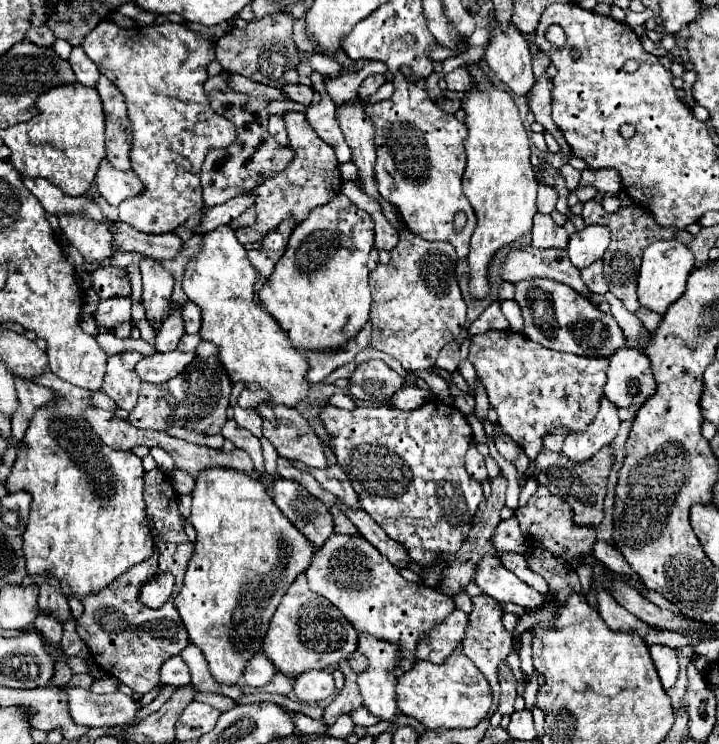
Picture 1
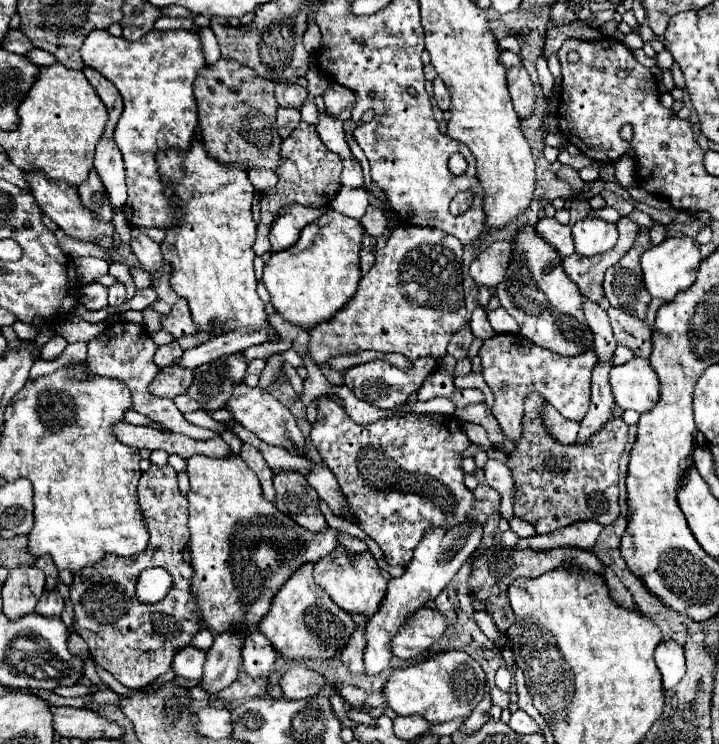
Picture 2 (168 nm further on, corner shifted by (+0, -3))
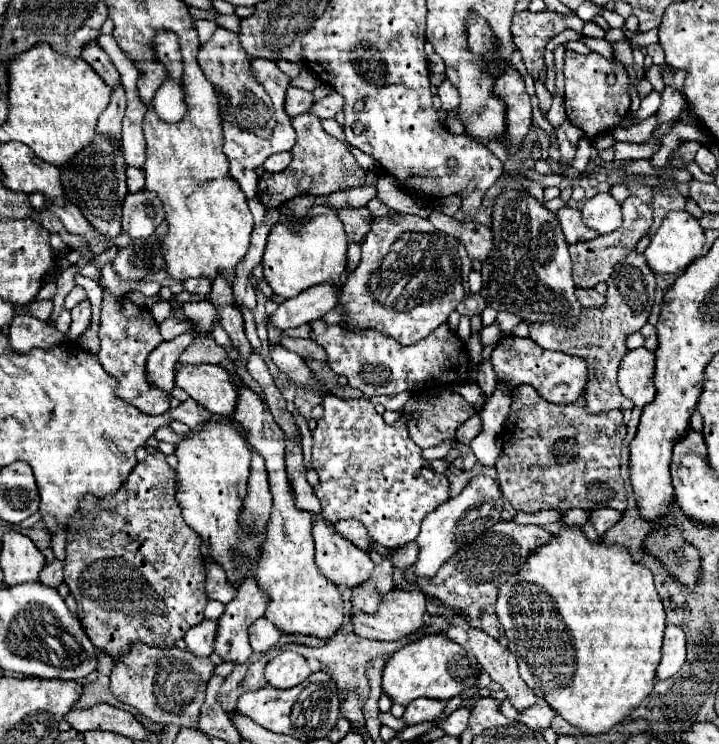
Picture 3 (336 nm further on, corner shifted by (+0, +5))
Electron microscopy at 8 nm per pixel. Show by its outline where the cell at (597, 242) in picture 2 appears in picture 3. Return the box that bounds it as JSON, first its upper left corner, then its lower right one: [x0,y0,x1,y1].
[582,192,622,234]

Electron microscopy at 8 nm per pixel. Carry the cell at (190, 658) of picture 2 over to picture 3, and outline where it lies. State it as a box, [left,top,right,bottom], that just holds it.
[184,620,216,656]

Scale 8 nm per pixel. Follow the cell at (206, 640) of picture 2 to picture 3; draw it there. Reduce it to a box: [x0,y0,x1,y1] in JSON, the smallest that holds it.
[206,600,224,620]

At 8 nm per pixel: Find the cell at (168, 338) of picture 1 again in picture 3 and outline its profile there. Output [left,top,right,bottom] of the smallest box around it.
[146,330,194,396]

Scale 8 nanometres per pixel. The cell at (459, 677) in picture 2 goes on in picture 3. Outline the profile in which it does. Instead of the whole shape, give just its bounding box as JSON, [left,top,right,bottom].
[382,634,478,704]

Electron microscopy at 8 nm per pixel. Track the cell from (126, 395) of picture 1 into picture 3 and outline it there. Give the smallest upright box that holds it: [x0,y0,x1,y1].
[98,292,170,414]

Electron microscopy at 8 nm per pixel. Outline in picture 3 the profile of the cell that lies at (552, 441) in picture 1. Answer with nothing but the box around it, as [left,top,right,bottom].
[530,250,656,414]

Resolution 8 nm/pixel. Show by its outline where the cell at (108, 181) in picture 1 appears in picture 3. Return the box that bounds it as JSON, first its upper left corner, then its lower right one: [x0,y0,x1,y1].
[96,84,126,138]

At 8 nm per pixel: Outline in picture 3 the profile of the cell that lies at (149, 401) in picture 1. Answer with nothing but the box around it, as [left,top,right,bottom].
[180,334,226,364]

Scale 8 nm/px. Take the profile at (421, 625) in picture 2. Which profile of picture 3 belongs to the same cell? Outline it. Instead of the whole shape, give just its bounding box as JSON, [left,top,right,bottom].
[350,590,426,640]

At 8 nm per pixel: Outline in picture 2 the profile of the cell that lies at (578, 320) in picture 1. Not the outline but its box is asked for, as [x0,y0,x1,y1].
[496,226,594,356]

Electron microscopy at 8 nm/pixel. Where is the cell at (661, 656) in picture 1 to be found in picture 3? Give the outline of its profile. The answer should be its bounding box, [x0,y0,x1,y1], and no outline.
[656,624,686,680]

